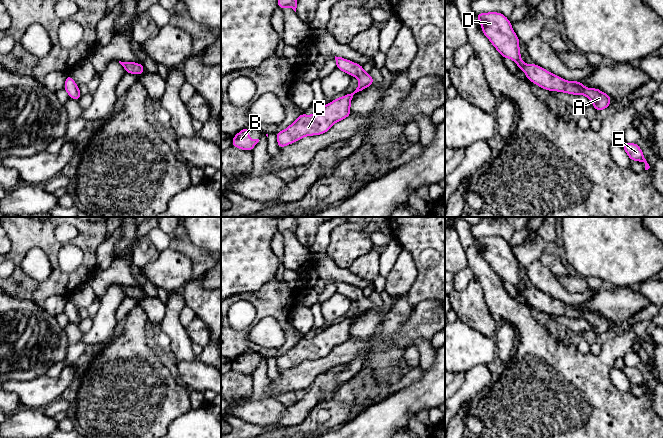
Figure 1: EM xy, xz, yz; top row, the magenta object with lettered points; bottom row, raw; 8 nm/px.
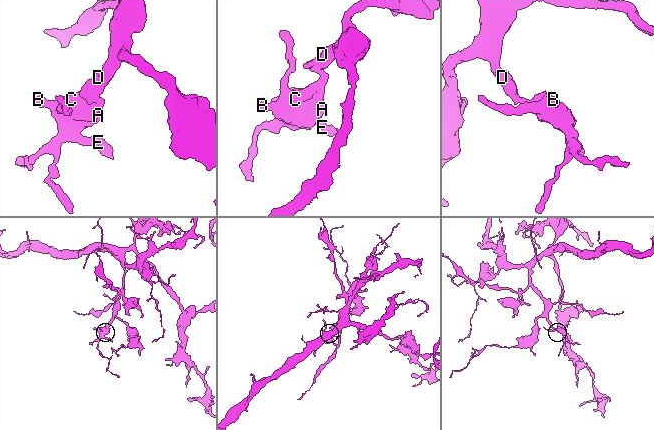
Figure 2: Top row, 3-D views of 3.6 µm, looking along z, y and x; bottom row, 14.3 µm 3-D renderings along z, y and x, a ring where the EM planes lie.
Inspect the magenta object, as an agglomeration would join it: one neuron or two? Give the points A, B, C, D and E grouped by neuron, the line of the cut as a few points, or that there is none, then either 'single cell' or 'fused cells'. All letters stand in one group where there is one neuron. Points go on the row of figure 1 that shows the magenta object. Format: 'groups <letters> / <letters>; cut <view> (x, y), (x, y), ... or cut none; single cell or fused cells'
groups A B C D E; cut none; single cell

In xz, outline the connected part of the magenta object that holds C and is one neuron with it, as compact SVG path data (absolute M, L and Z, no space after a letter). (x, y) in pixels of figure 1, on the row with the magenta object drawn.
M335 56L335 60L337 69L359 79L356 90L323 105L312 115L301 113L285 130L276 132L278 148L286 147L306 136L321 135L328 132L336 122L350 116L353 95L375 82L371 75L364 71L362 65L342 57Z

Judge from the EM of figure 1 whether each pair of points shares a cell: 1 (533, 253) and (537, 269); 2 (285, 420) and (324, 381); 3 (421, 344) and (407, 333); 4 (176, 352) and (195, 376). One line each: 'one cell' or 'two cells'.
1: two cells
2: one cell
3: two cells
4: two cells

